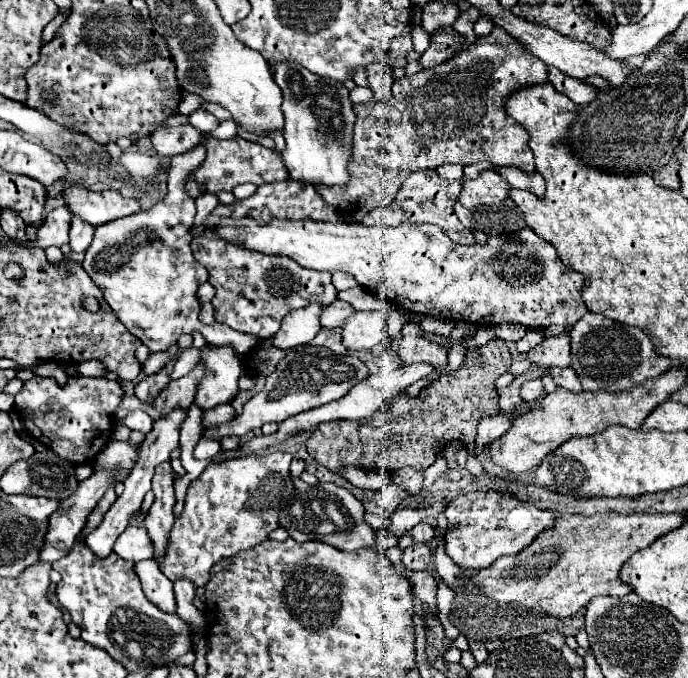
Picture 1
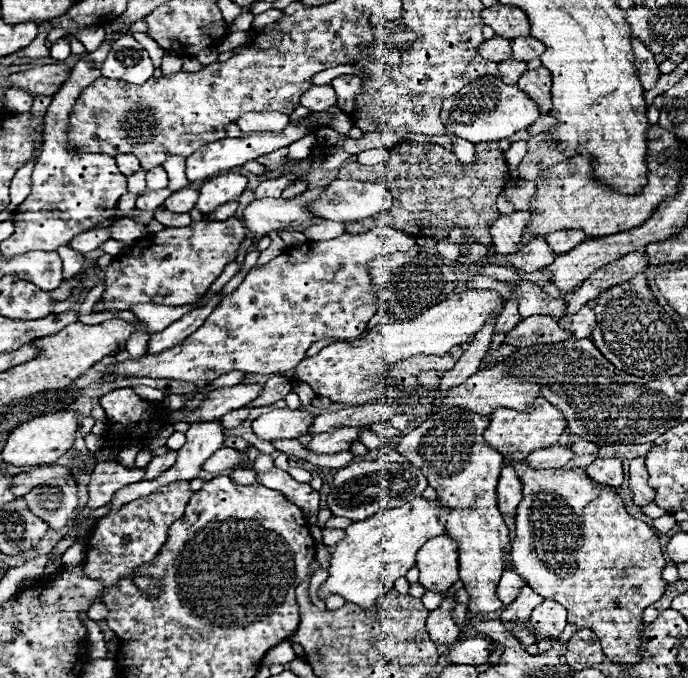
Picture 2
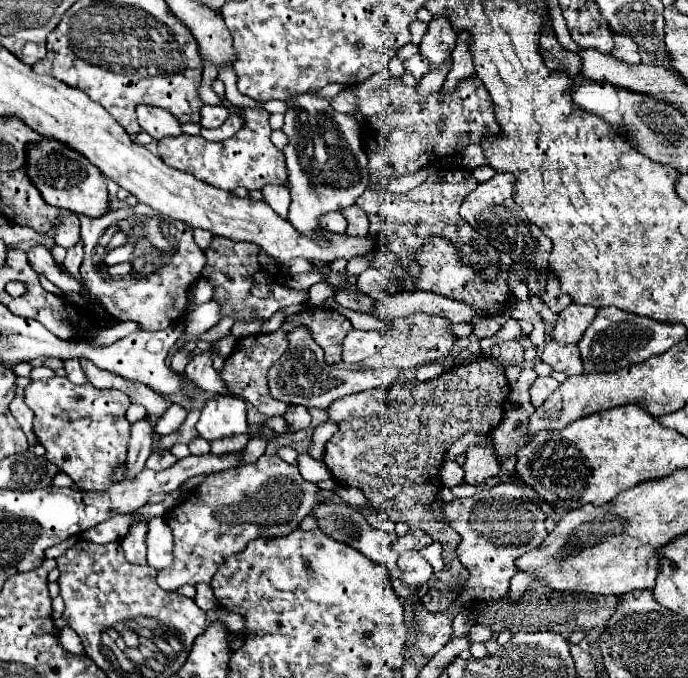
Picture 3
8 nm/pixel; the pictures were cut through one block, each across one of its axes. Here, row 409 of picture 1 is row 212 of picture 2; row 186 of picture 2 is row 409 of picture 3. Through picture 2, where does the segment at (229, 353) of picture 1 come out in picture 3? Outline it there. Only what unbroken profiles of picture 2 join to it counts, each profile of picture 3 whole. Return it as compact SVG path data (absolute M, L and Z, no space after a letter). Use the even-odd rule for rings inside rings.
M232 394L210 398L200 412L196 430L208 442L224 436L246 434L248 432L246 402Z

